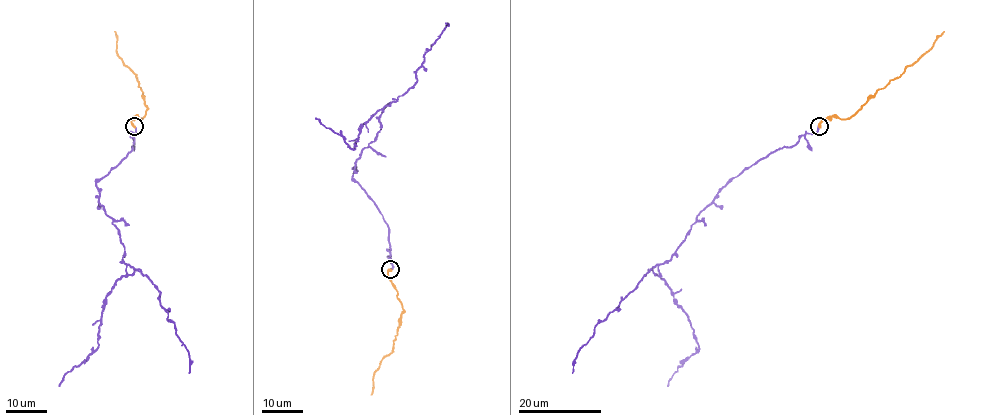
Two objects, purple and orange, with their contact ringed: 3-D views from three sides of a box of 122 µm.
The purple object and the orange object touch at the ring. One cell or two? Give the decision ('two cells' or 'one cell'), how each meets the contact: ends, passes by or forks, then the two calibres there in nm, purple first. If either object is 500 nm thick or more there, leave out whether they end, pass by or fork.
one cell; purple ends there; orange ends there; 190 nm thick on the purple side, 400 nm on the other

